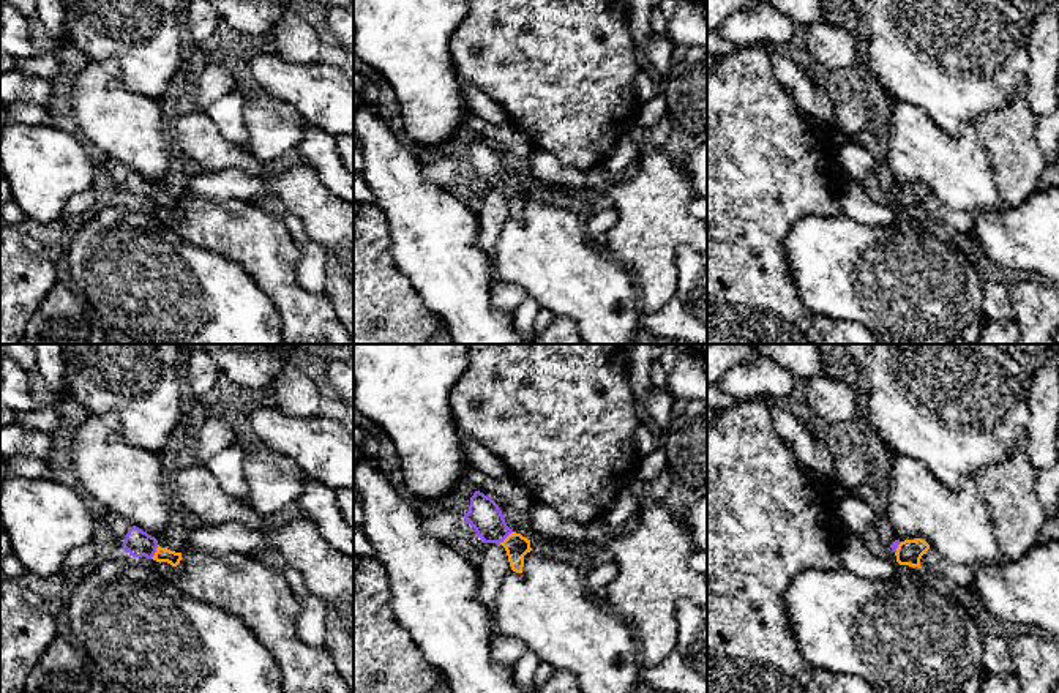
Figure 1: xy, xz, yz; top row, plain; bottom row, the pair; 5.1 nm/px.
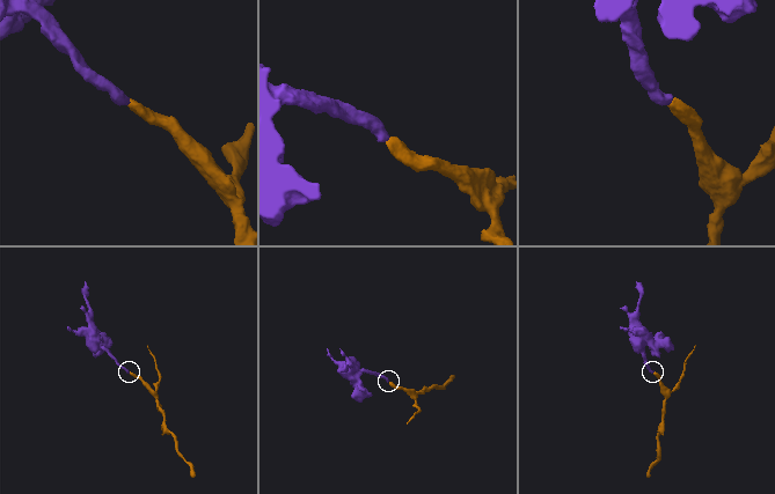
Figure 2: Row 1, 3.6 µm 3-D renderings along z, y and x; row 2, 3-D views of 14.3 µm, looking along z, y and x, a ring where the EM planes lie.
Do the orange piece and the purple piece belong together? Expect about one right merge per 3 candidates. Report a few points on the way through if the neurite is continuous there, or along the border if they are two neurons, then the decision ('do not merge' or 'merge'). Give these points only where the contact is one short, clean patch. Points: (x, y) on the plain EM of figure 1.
runs through xy (163, 201), (157, 198), (138, 190); merge

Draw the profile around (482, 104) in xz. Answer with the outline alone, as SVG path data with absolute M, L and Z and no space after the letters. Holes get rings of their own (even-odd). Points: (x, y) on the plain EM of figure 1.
M458 74L458 81L466 104L469 106L473 115L494 125L508 123L507 112L488 93L485 93L481 88L475 87L469 81L462 79L459 74Z

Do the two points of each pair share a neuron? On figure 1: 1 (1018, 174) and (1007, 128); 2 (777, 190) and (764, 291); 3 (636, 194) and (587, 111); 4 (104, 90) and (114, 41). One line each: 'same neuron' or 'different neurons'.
1: same neuron
2: same neuron
3: different neurons
4: different neurons

